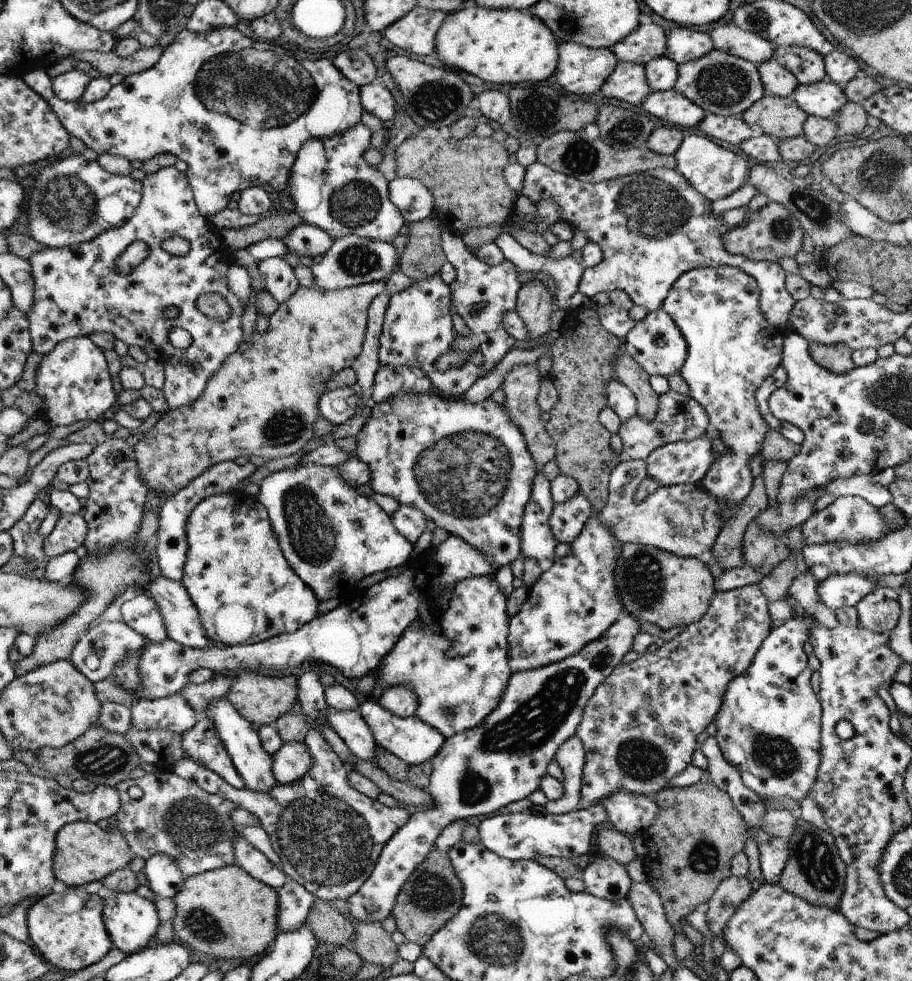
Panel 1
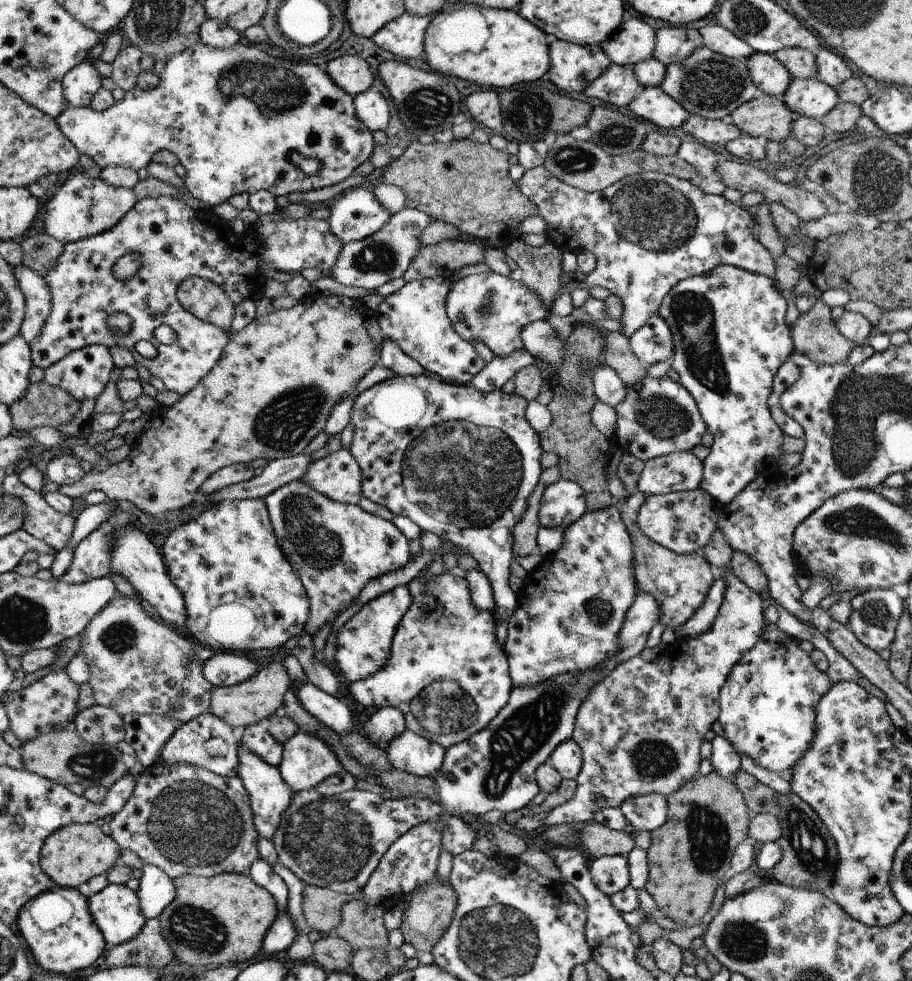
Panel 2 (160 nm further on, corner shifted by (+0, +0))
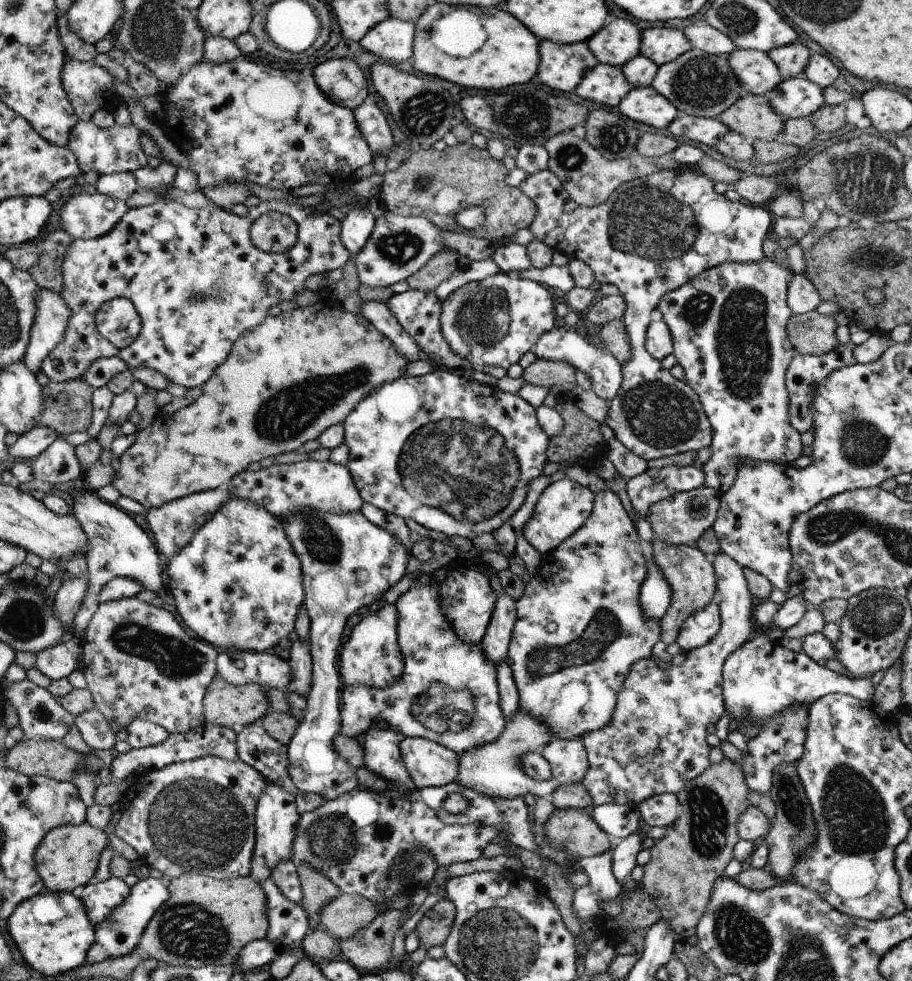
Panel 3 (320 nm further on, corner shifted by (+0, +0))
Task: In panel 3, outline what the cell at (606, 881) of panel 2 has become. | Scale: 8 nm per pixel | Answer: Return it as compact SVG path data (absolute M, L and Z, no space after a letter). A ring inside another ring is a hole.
M643 827L627 838L616 841L612 848L612 872L620 885L636 867L636 856L644 849L642 840L646 838L645 829Z

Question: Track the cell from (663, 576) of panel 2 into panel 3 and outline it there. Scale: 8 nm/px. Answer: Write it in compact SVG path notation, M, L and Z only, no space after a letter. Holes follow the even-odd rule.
M660 539L652 541L652 560L668 580L672 588L673 599L669 611L661 620L661 640L664 644L677 643L681 628L696 614L706 608L716 594L716 576L712 562L695 546L674 546Z

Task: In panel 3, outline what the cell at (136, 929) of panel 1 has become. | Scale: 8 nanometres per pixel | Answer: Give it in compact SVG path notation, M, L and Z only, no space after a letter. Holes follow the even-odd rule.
M111 876L102 882L86 884L79 900L84 902L89 920L96 928L104 920L110 920L112 912L129 899L131 891L123 879Z

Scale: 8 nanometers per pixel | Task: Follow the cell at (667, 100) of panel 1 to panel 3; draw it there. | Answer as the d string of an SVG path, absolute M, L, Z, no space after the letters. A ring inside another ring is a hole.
M652 86L633 88L619 108L623 116L641 127L668 128L680 115L676 106Z

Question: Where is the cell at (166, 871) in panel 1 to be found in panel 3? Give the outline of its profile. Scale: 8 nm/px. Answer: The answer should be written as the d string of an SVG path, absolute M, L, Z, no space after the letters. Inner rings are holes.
M144 878L133 886L129 899L120 907L116 908L110 916L110 920L104 920L100 926L96 927L97 942L90 949L87 961L89 964L104 962L114 958L116 962L125 955L130 955L141 943L141 937L146 928L149 927L150 920L169 900L170 892L166 886L166 881L156 878Z

